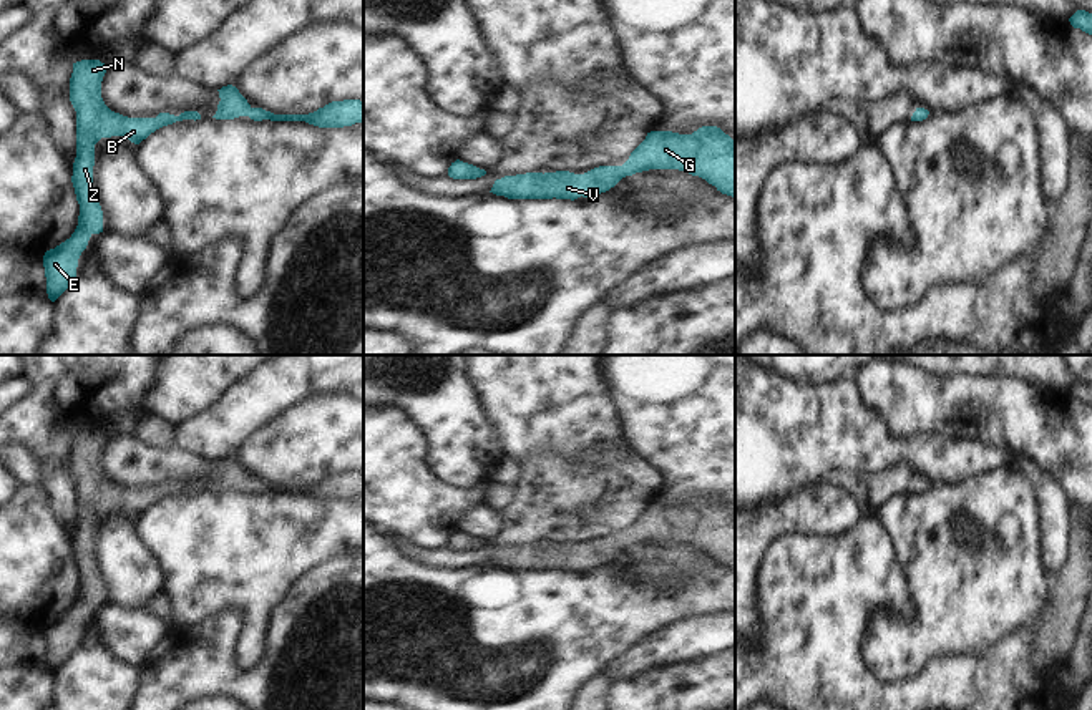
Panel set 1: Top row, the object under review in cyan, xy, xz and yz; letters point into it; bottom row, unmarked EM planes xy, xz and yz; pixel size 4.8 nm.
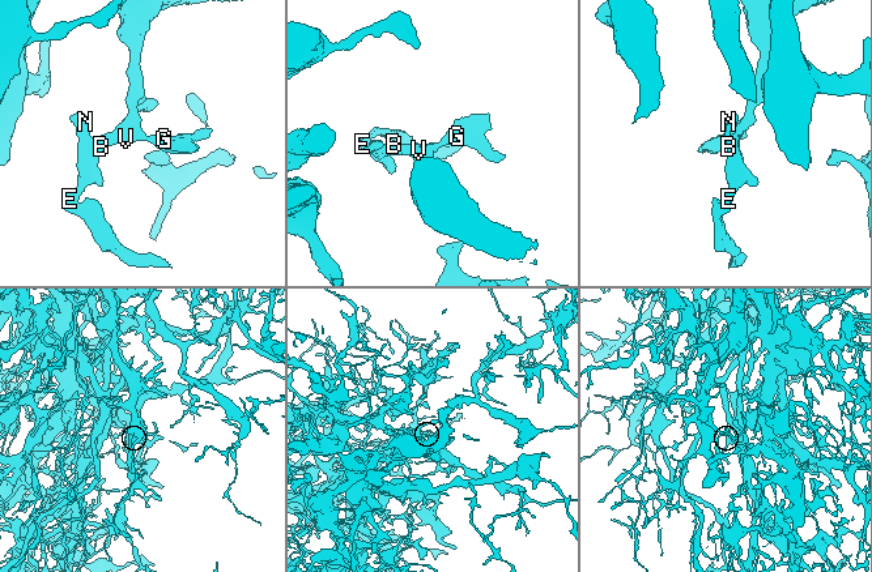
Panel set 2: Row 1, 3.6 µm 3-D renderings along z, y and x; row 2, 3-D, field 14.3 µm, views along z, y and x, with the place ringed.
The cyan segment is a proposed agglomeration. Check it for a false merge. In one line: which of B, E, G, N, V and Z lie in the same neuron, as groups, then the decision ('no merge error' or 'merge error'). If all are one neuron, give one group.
groups B E G N V Z; no merge error

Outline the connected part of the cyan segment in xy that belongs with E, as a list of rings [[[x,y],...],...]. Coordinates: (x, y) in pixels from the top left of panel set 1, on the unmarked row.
[[[100,431],[73,435],[70,473],[76,483],[76,529],[71,554],[80,576],[78,597],[70,610],[43,627],[46,665],[55,674],[75,652],[78,630],[93,605],[103,604],[103,582],[93,561],[95,516],[101,509],[124,508],[139,516],[156,501],[183,491],[201,491],[197,483],[179,488],[128,489],[111,483],[101,469],[108,436]]]

